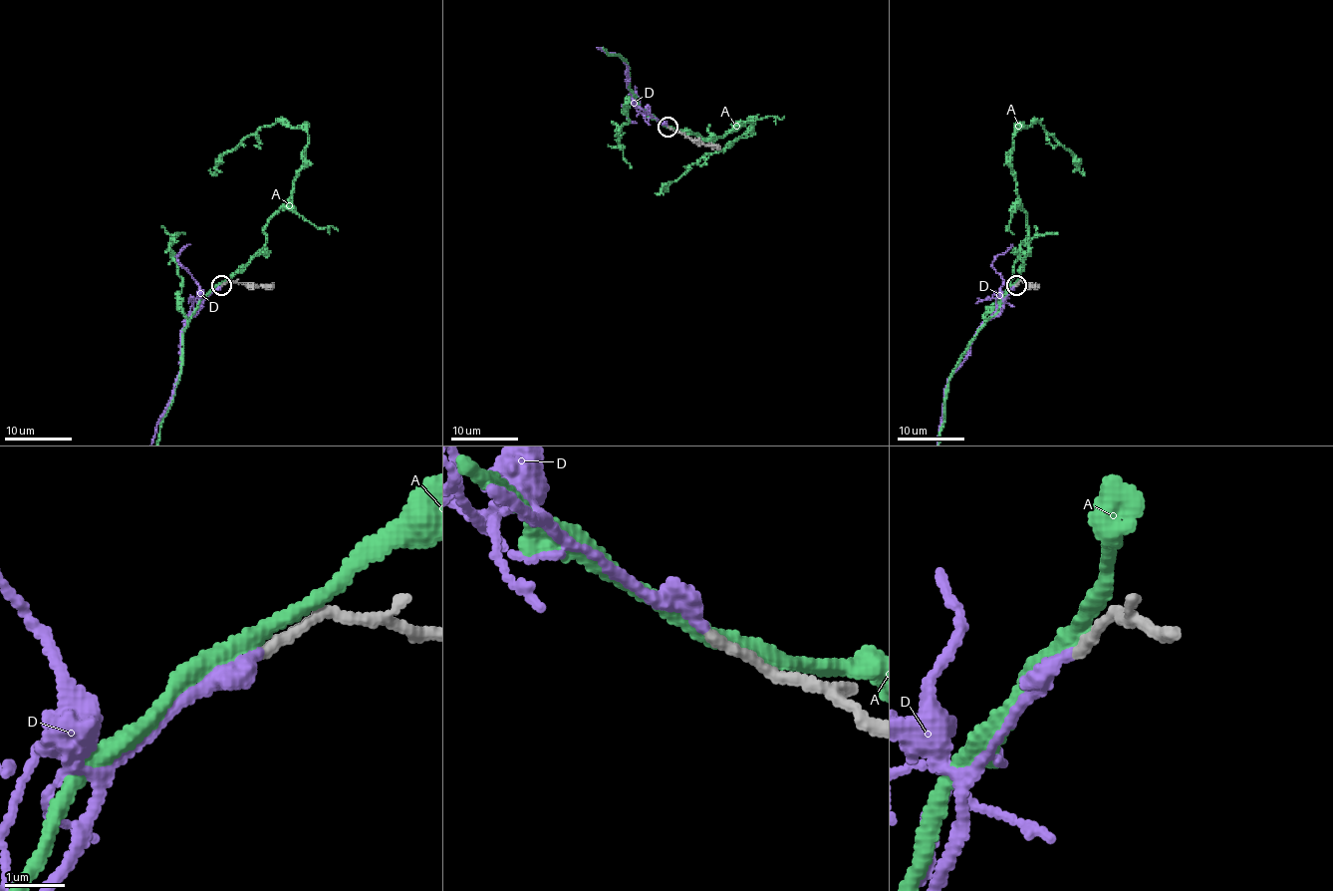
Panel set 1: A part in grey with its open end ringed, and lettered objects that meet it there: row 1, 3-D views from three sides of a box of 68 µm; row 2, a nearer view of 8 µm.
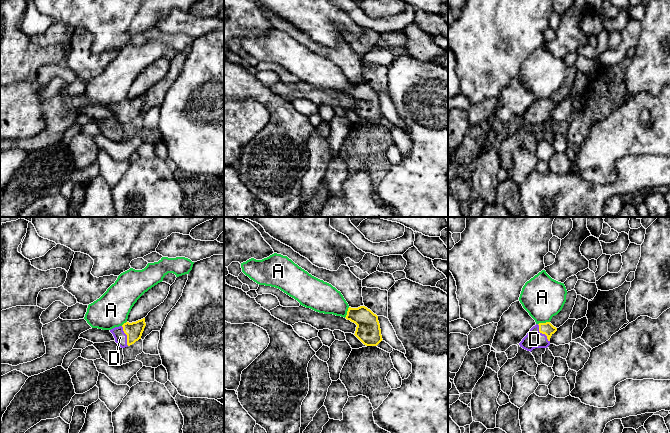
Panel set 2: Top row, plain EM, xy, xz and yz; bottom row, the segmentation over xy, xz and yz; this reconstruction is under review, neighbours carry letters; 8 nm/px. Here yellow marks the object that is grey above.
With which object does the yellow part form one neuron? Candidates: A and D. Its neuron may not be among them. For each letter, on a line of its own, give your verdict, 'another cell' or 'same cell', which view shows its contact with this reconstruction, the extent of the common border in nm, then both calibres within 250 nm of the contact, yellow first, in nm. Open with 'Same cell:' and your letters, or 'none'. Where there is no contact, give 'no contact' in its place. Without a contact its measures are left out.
Same cell: D
A: another cell; meets yellow in yz; contact 100 nm long; 100 nm thick on the yellow side, 340 nm on the other
D: same cell; meets yellow in yz; contact 170 nm long; 100 nm thick on the yellow side, 140 nm on the other

